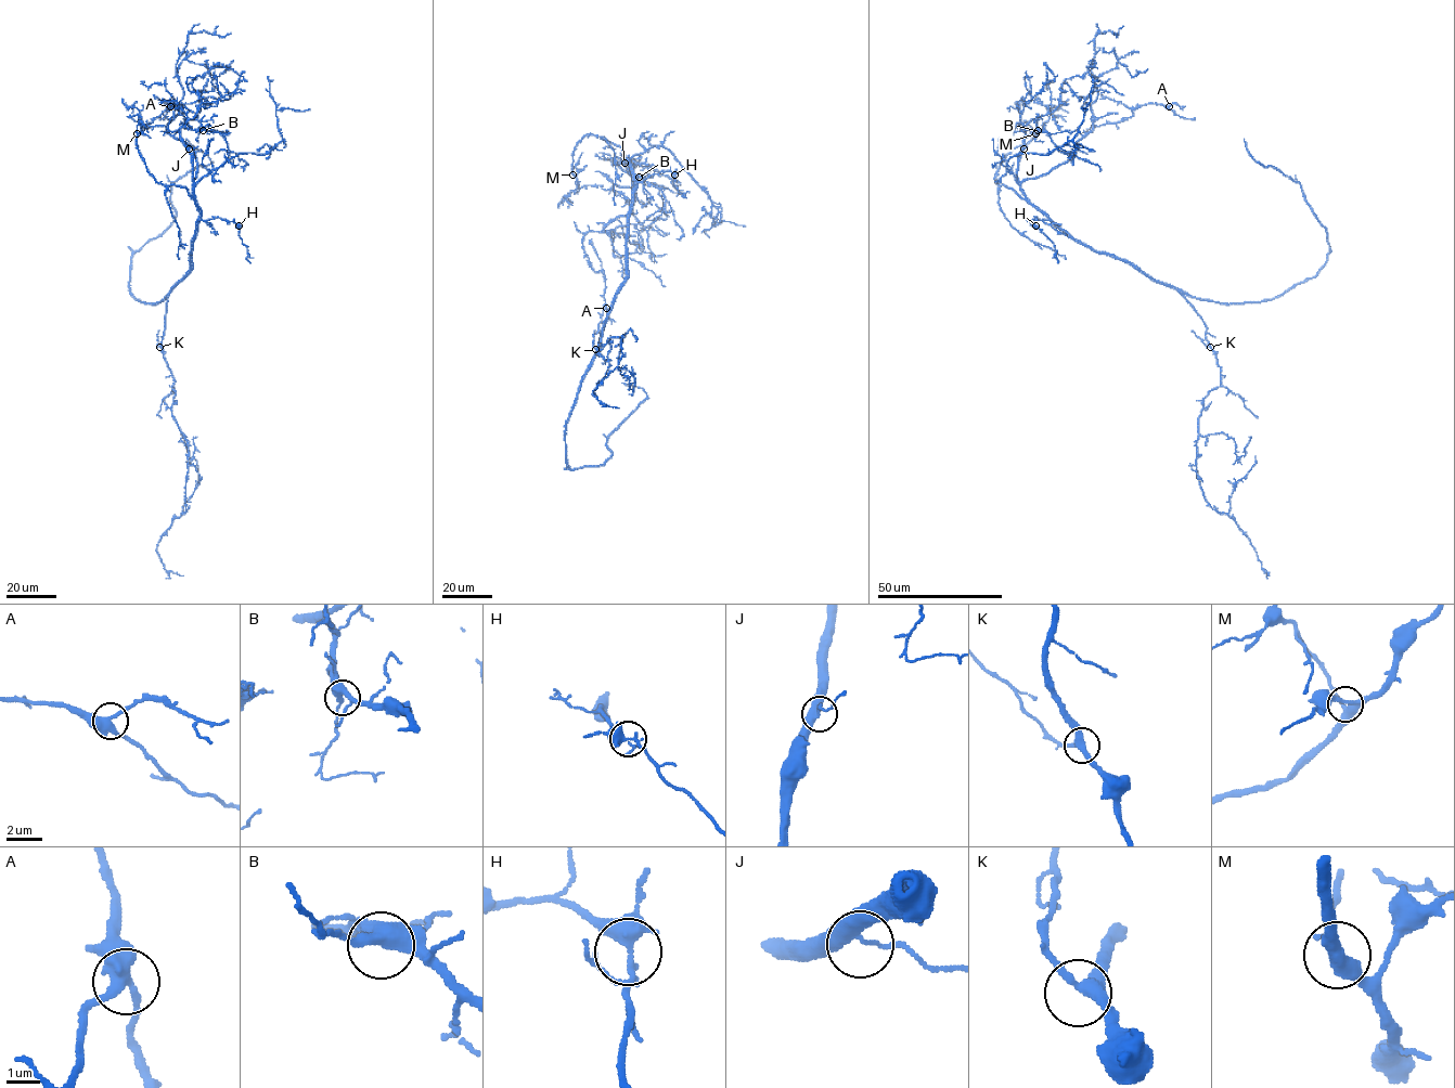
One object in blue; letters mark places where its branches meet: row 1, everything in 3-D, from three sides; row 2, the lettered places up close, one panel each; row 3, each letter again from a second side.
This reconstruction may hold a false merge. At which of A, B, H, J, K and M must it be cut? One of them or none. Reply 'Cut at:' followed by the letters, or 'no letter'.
Cut at: no letter

